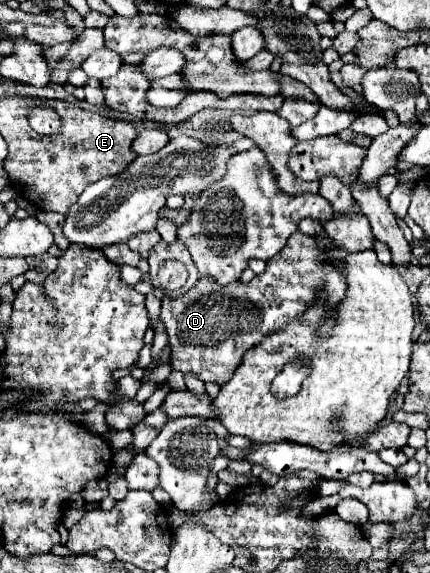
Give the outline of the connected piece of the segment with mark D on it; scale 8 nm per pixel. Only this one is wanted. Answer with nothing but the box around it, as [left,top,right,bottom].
[161,214,373,386]

